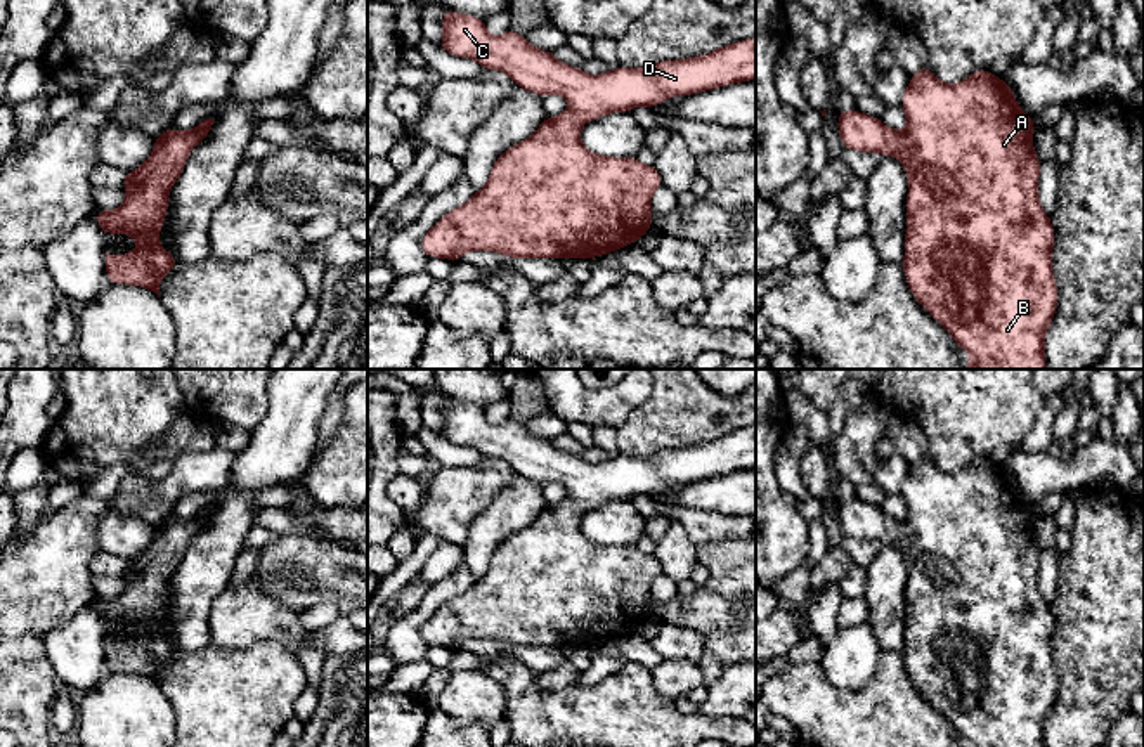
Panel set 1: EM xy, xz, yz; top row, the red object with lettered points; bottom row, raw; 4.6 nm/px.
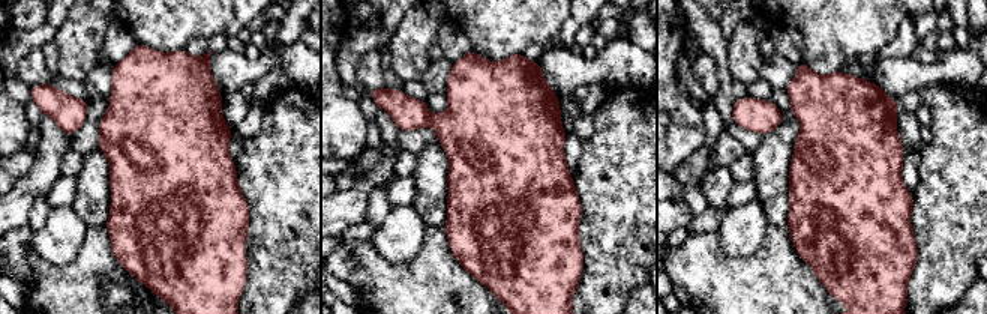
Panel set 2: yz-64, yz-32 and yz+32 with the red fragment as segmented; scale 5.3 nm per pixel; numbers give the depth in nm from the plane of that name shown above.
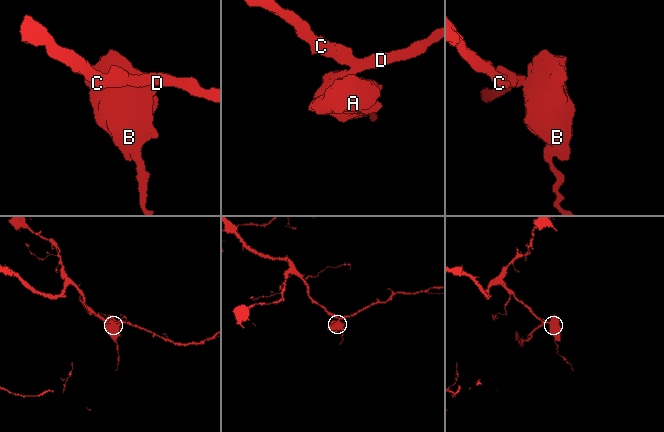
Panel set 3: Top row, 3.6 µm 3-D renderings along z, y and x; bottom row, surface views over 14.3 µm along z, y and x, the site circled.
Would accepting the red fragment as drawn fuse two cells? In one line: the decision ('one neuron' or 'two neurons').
one neuron

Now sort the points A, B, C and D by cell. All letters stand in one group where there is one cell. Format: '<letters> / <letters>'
A B C D

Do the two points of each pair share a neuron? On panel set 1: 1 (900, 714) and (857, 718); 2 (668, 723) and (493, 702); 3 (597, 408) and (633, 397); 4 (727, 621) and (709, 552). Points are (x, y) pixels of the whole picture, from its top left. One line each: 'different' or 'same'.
1: same
2: different
3: same
4: same

